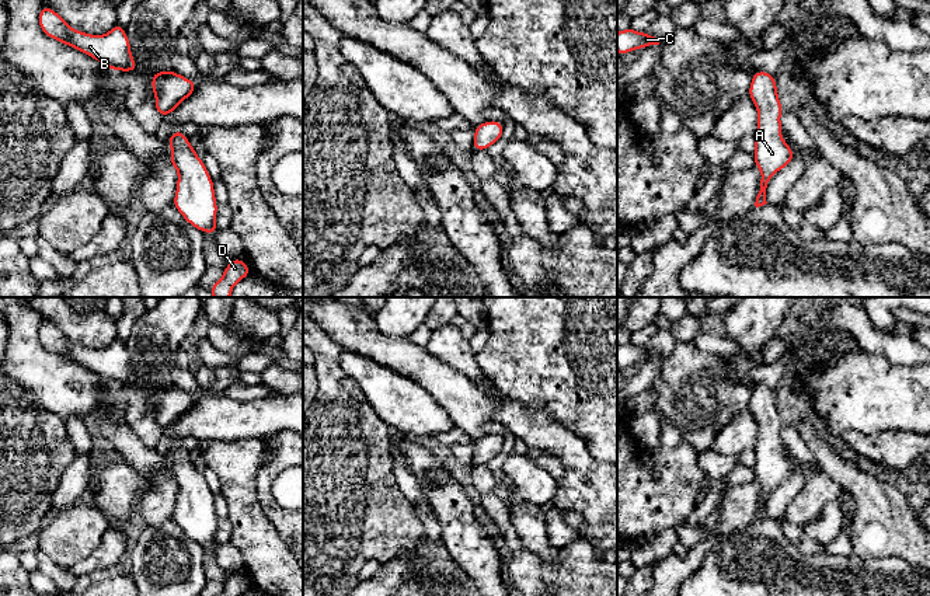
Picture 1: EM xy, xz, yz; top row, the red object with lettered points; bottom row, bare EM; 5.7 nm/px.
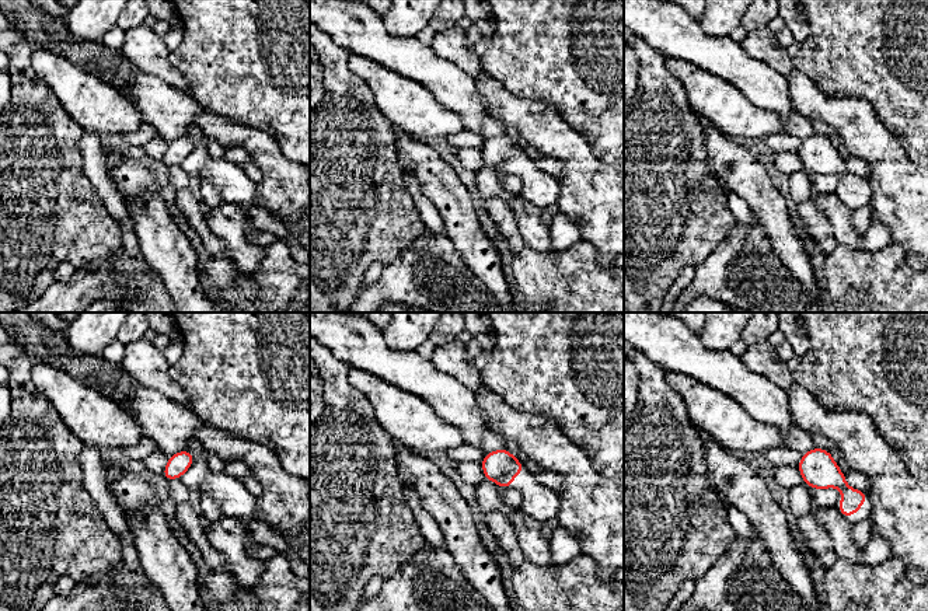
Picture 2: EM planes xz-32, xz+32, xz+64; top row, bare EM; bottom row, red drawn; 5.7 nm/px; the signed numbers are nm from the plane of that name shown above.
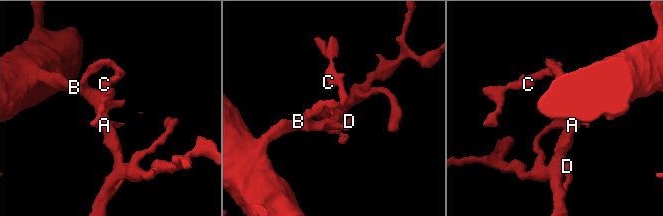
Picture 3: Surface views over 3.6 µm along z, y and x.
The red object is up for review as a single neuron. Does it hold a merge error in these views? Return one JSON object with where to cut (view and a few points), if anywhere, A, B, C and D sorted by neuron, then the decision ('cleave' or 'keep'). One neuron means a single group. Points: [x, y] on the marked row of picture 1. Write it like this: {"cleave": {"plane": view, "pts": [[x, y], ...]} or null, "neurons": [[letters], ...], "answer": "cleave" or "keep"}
{"cleave": null, "neurons": [["A", "B", "C", "D"]], "answer": "keep"}

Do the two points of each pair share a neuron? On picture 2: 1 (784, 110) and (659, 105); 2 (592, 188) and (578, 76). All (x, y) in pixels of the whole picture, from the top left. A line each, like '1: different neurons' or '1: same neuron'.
1: different neurons
2: different neurons

